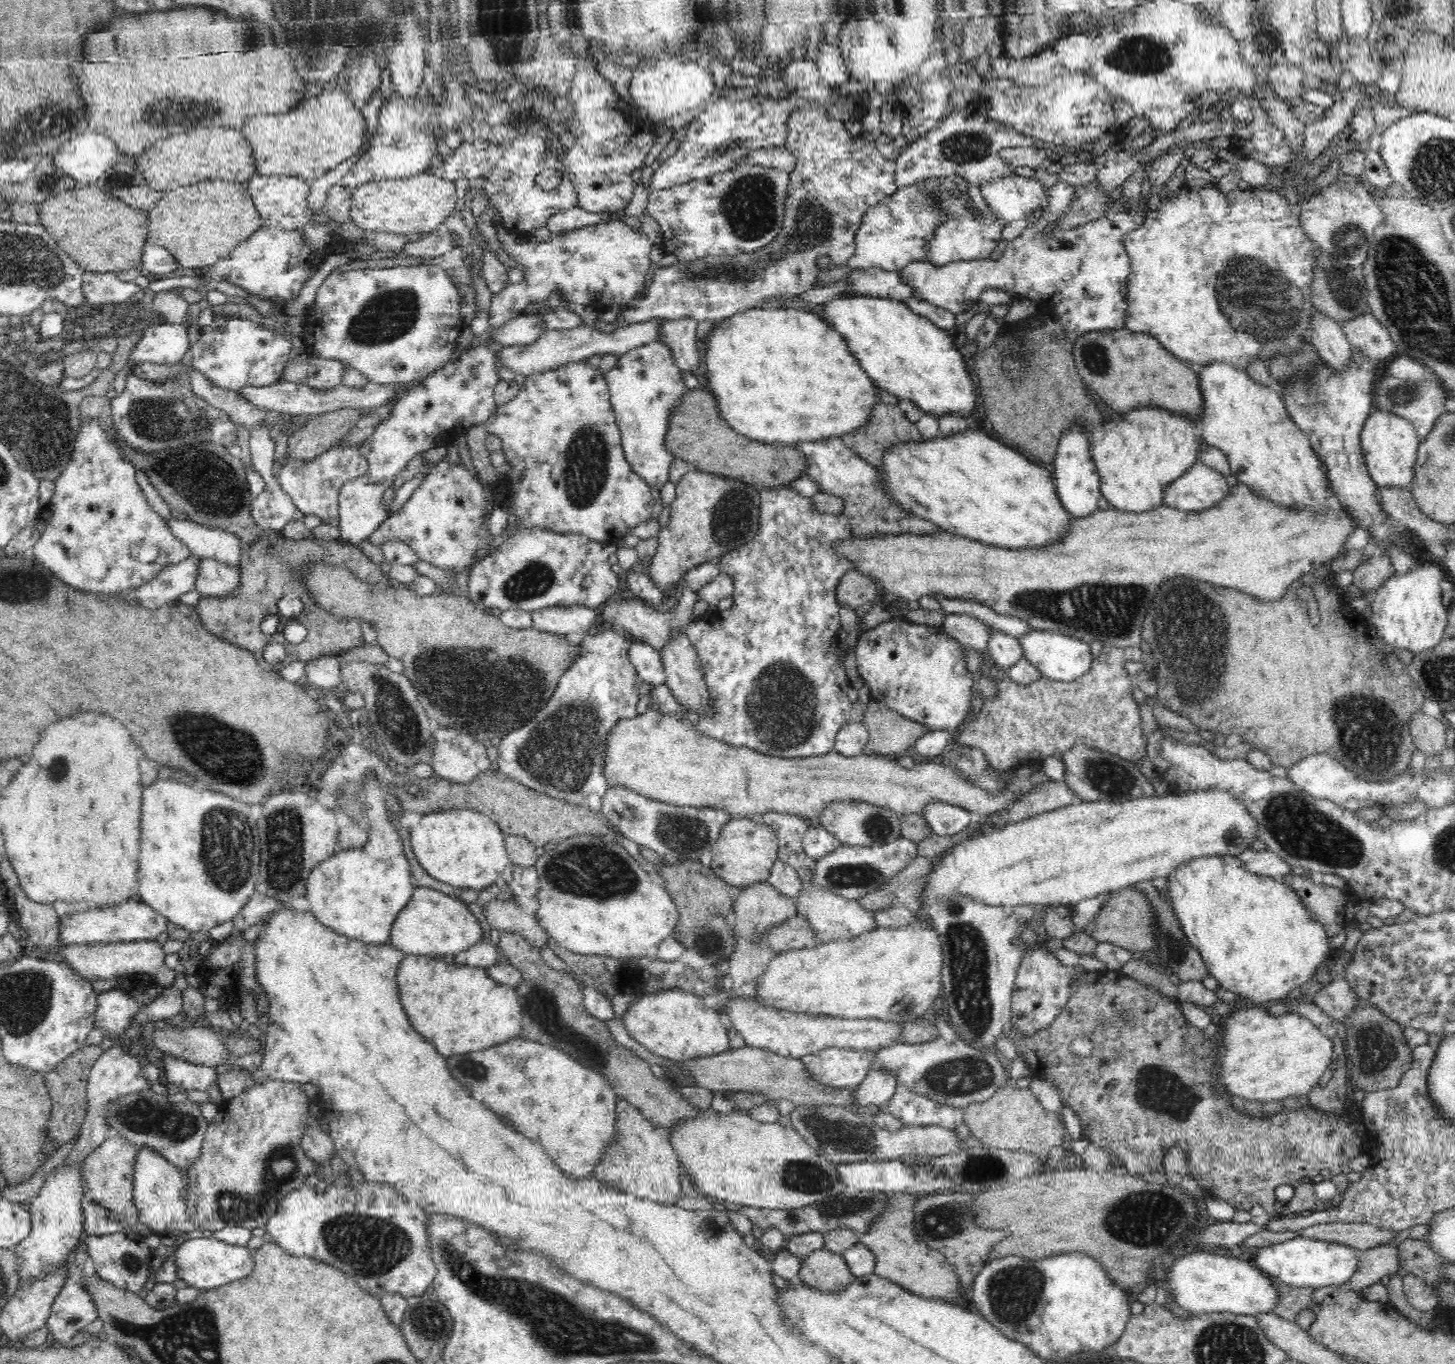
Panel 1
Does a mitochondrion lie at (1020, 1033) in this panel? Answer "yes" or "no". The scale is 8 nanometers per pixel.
no

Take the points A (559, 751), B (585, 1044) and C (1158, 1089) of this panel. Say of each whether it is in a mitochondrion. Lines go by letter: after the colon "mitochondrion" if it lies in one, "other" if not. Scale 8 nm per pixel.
A: mitochondrion
B: mitochondrion
C: mitochondrion

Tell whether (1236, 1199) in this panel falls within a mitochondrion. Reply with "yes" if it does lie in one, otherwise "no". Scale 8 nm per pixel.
no

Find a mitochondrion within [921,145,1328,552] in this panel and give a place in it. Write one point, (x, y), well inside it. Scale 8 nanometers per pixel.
(1266, 308)

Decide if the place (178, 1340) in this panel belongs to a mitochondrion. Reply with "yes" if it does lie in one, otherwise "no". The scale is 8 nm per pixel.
yes

